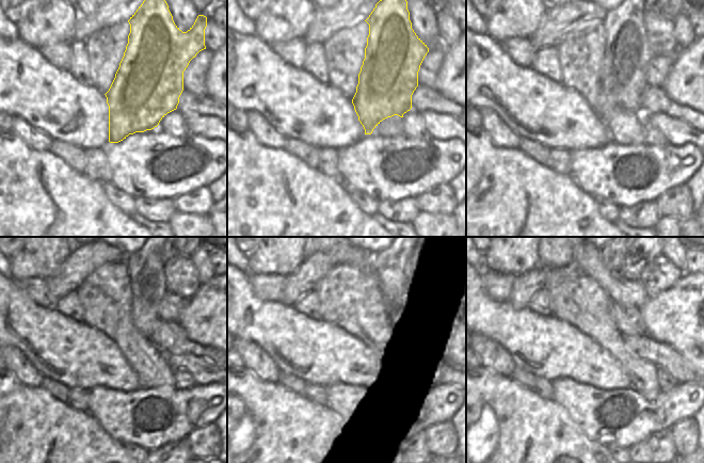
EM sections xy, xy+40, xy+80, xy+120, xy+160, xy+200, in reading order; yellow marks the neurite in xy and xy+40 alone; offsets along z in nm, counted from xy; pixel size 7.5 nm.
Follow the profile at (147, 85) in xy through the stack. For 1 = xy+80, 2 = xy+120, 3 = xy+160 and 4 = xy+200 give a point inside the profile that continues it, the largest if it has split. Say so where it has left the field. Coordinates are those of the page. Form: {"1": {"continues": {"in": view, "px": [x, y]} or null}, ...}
{"1": {"continues": {"in": "xy+80", "px": [627, 52]}}, "2": {"continues": {"in": "xy+120", "px": [145, 267]}}, "3": {"continues": {"in": "xy+160", "px": [382, 264]}}, "4": {"continues": {"in": "xy+200", "px": [613, 258]}}}

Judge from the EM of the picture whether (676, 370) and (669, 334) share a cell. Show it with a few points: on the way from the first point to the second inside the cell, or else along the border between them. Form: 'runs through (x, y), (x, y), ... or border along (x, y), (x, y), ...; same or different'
border along (650, 336), (668, 344), (689, 366); different

